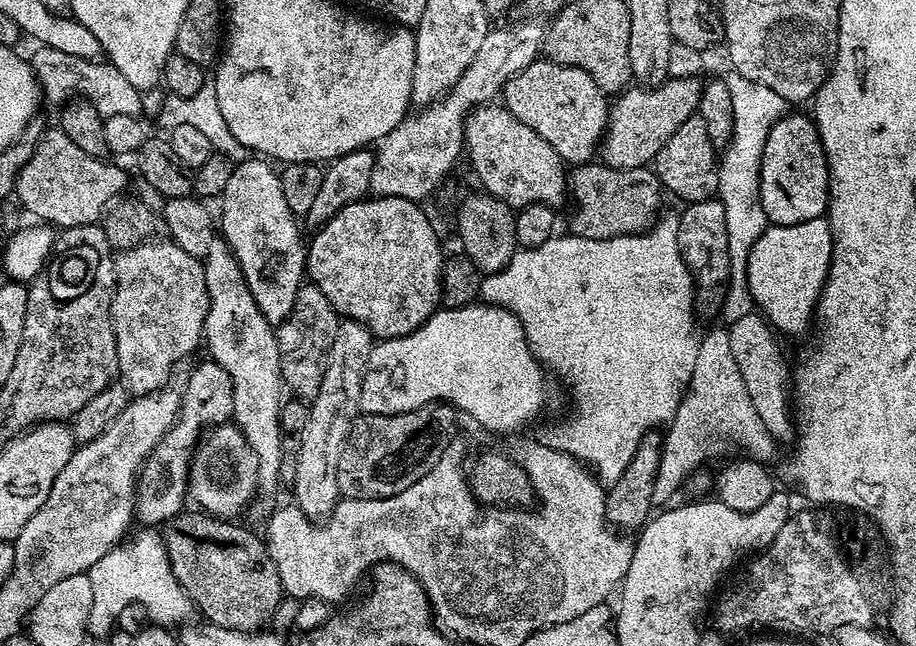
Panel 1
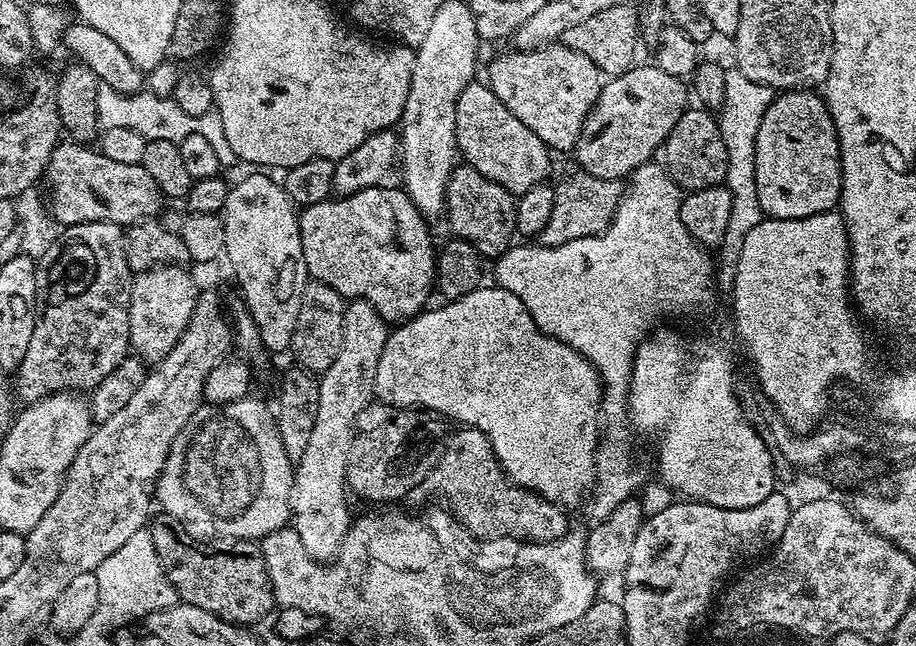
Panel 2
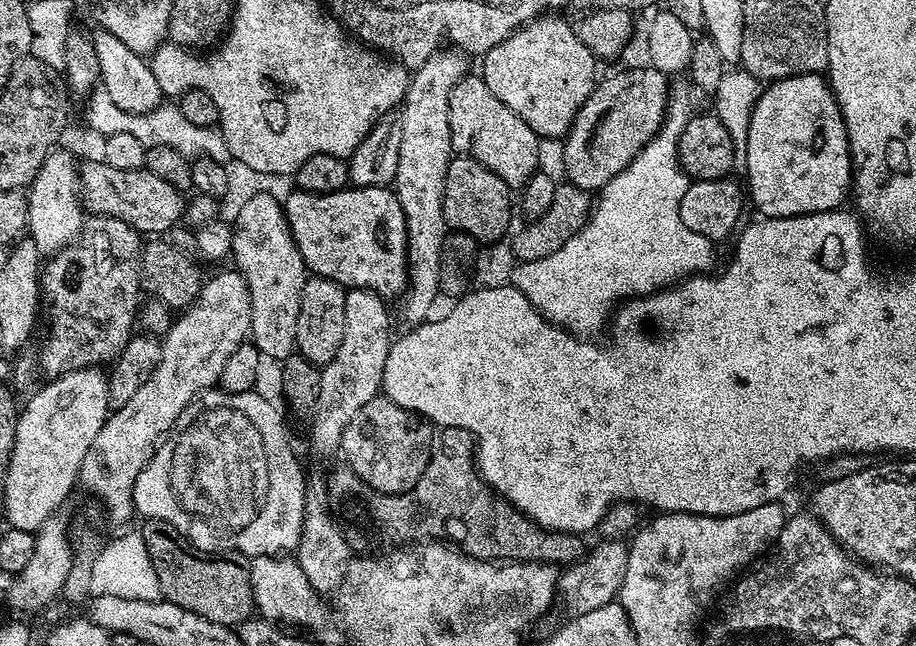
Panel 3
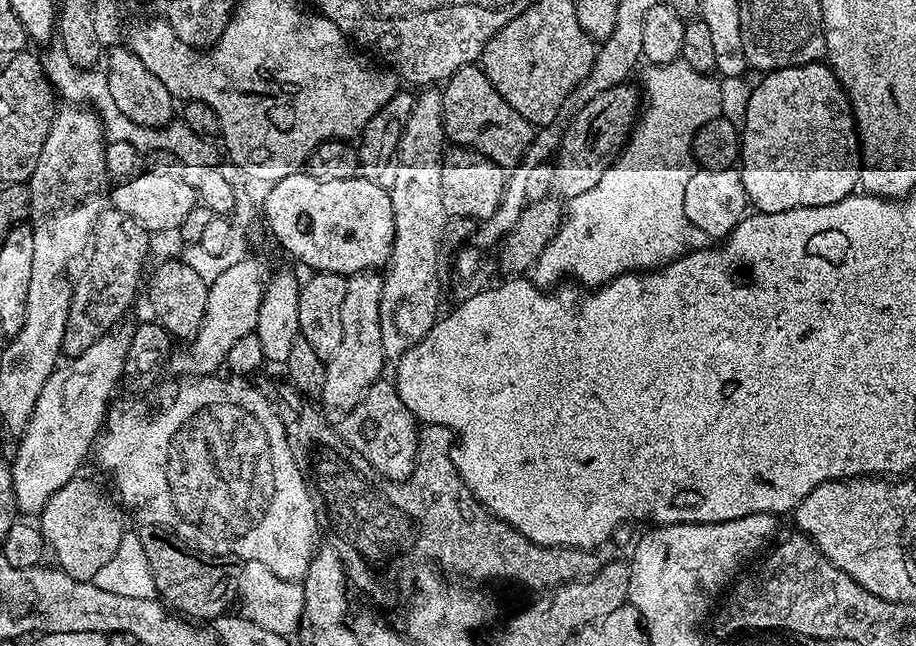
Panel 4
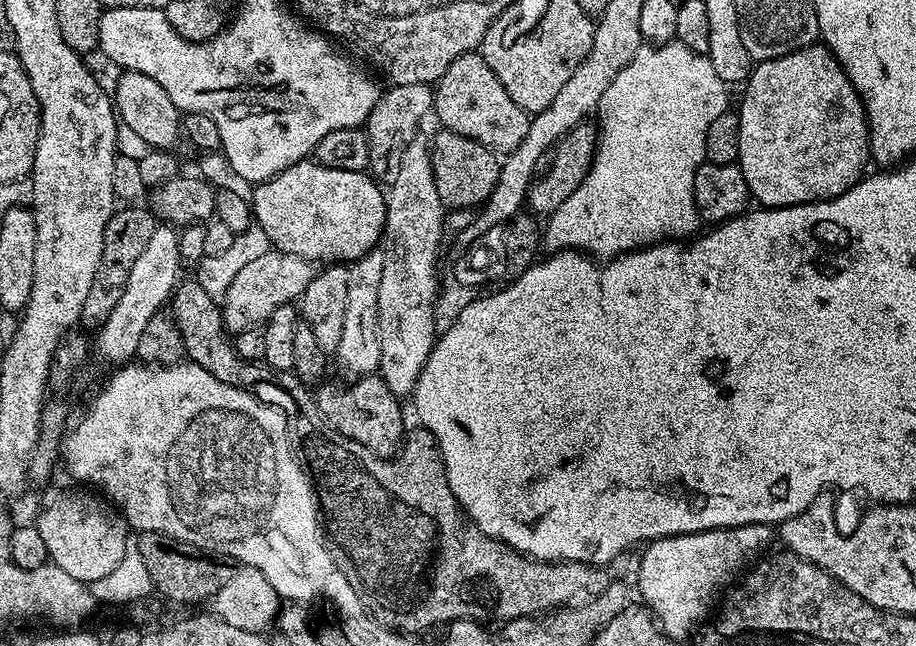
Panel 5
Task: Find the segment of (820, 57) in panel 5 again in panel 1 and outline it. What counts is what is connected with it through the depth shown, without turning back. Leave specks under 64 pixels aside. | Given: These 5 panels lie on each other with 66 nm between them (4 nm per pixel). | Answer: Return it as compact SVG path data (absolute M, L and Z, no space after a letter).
M785 114L774 122L761 158L761 200L769 225L819 220L828 211L828 163L811 115Z

